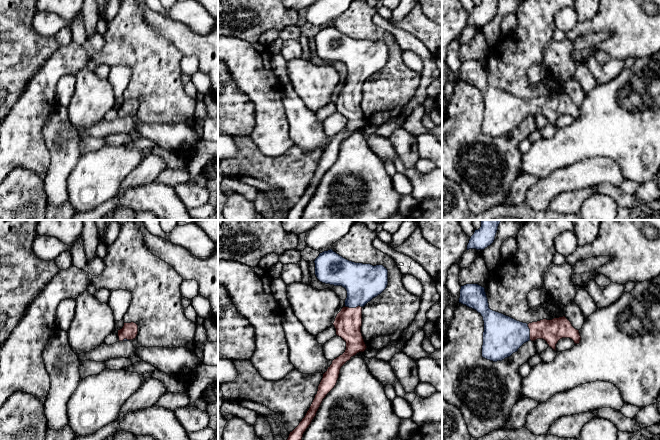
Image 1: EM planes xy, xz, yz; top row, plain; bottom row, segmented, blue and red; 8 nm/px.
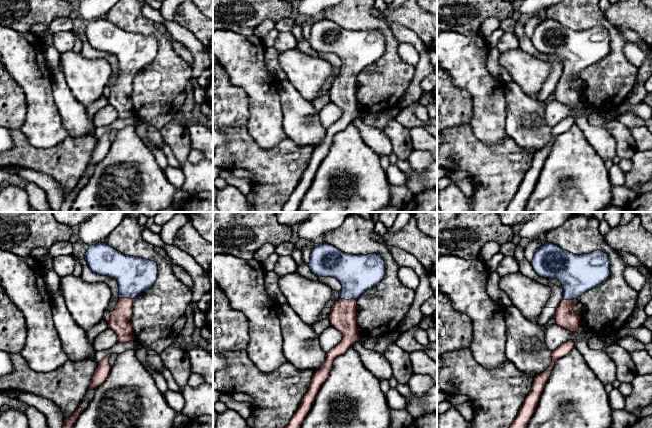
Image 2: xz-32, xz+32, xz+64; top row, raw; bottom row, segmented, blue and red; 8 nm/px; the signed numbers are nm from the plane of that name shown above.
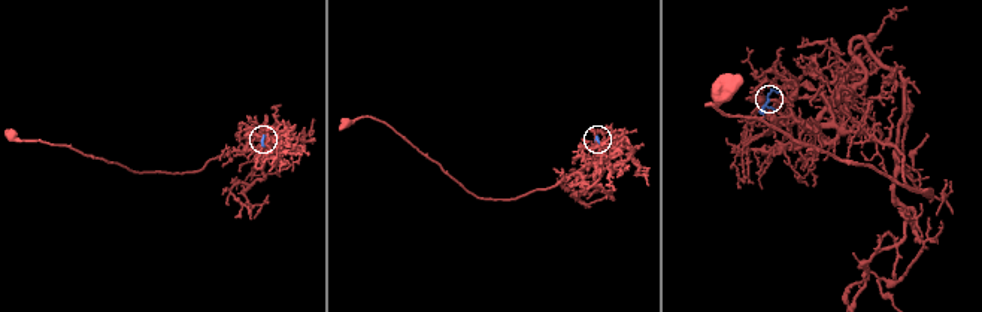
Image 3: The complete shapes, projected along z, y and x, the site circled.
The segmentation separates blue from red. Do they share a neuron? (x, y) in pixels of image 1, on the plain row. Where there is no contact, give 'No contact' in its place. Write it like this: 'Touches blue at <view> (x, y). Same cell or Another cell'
Touches blue at yz (529, 108). Same cell

